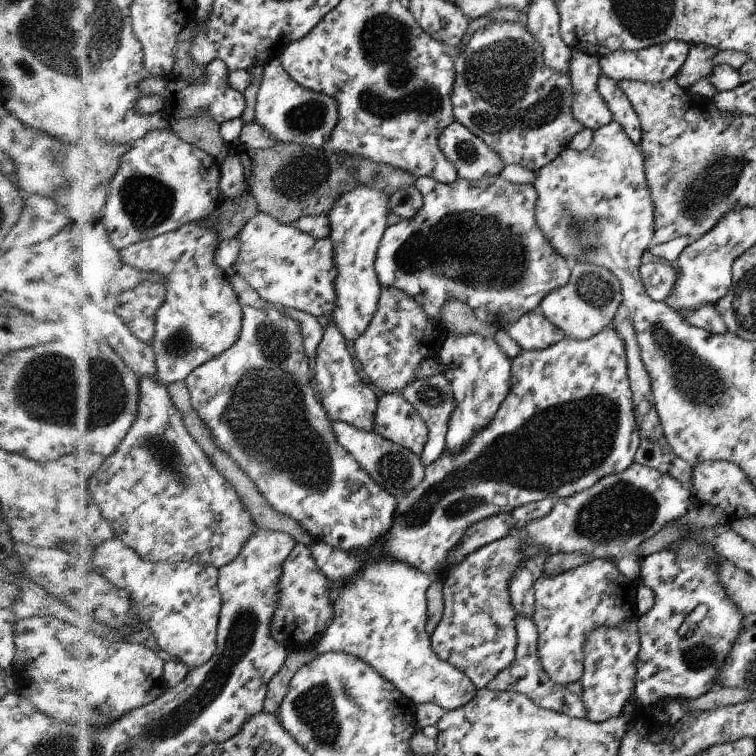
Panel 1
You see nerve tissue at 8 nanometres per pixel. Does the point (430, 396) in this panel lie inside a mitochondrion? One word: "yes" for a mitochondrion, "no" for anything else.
yes

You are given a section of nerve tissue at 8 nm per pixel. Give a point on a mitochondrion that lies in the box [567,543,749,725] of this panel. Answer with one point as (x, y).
(697, 654)

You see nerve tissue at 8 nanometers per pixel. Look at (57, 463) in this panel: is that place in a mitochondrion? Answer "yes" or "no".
no

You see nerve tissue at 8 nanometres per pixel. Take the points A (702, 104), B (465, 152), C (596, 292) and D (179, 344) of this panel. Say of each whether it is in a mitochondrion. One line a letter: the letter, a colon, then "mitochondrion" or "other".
A: other
B: mitochondrion
C: mitochondrion
D: mitochondrion

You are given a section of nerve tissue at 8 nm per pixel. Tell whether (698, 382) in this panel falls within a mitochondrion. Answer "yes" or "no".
yes

